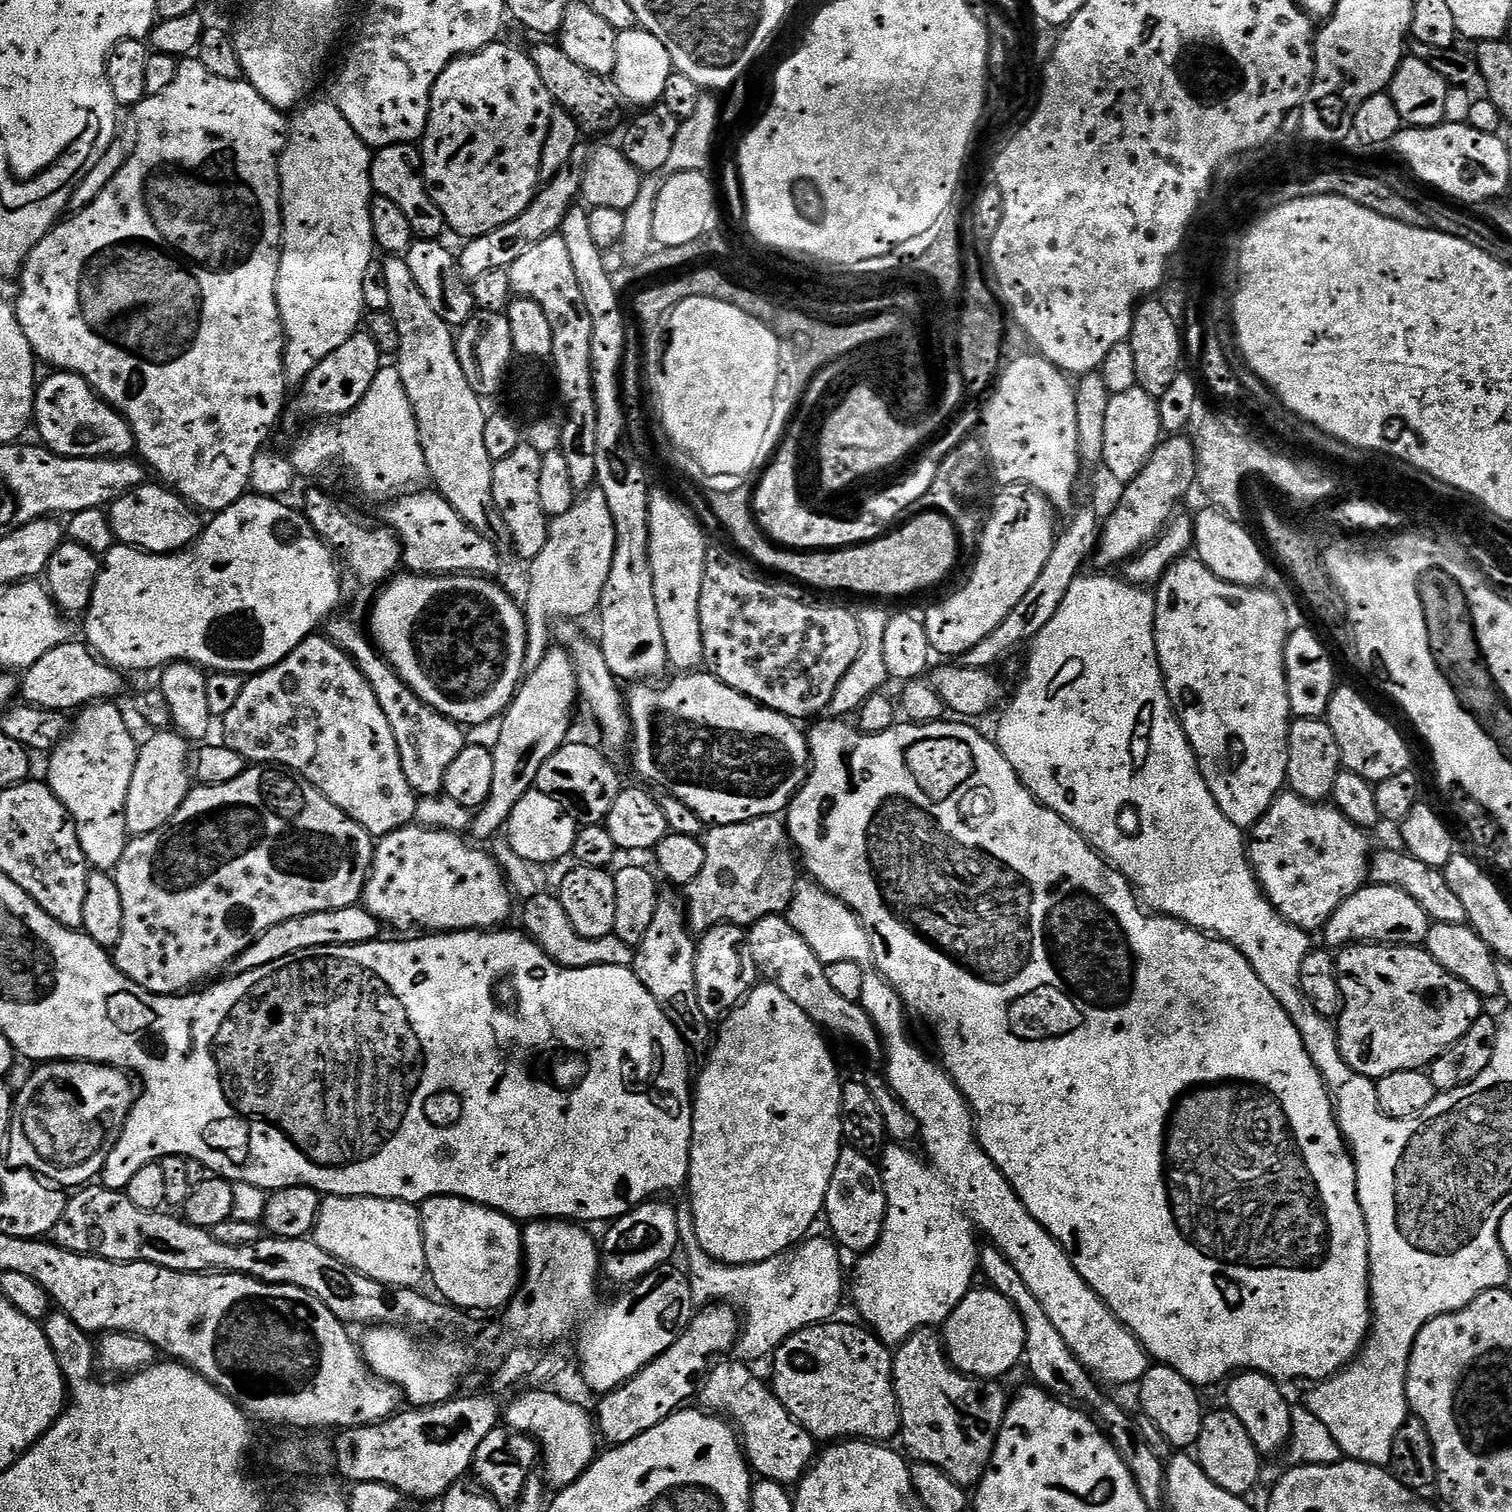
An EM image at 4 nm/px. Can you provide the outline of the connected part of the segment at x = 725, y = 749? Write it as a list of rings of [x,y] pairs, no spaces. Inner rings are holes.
[[[697,670],[683,674],[673,675],[673,680],[665,688],[655,688],[657,685],[652,682],[636,682],[631,685],[632,689],[626,692],[626,707],[629,716],[632,718],[632,738],[630,749],[632,748],[632,764],[636,767],[636,772],[649,785],[657,784],[667,795],[678,798],[698,814],[698,818],[703,820],[705,825],[713,826],[719,824],[744,823],[747,820],[760,819],[763,816],[776,816],[783,813],[791,804],[800,787],[808,781],[810,771],[810,749],[808,738],[803,728],[797,721],[791,720],[789,716],[783,716],[780,712],[775,712],[769,708],[764,708],[760,704],[755,704],[750,698],[738,694],[738,690],[730,690],[717,676],[712,675],[707,670]]]

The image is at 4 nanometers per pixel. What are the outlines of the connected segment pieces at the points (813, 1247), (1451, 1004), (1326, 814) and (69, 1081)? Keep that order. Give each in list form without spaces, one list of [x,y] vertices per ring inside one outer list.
[[[693,1228],[683,1229],[682,1248],[688,1251],[686,1271],[693,1301],[700,1306],[723,1302],[735,1306],[742,1313],[742,1331],[735,1347],[741,1361],[767,1361],[780,1344],[798,1330],[823,1324],[835,1317],[832,1315],[844,1300],[844,1268],[840,1265],[842,1252],[835,1239],[827,1235],[815,1236],[766,1262],[723,1264],[702,1250]]]
[[[1349,944],[1347,948],[1343,949],[1336,956],[1336,977],[1338,978],[1338,986],[1340,987],[1341,1006],[1335,1025],[1338,1046],[1342,1050],[1342,1058],[1346,1058],[1346,1062],[1358,1075],[1368,1076],[1374,1081],[1379,1080],[1381,1076],[1385,1076],[1386,1074],[1394,1074],[1398,1070],[1423,1069],[1425,1066],[1431,1065],[1432,1061],[1438,1059],[1450,1045],[1458,1042],[1458,1038],[1462,1038],[1462,1034],[1466,1034],[1466,1030],[1470,1030],[1470,1026],[1474,1026],[1474,1022],[1482,1014],[1482,1008],[1480,1008],[1480,1004],[1482,1004],[1481,997],[1477,996],[1476,992],[1467,988],[1454,974],[1450,974],[1445,970],[1428,951],[1420,946]]]
[[[1285,790],[1268,807],[1266,814],[1262,814],[1260,821],[1252,825],[1246,851],[1256,881],[1264,891],[1264,896],[1276,908],[1276,913],[1286,922],[1315,934],[1323,929],[1330,914],[1334,914],[1334,910],[1338,910],[1338,906],[1342,906],[1350,894],[1365,887],[1370,866],[1368,836],[1365,829],[1350,822],[1350,818],[1346,818],[1346,814],[1342,814],[1331,803],[1303,800],[1292,791]]]
[[[53,1060],[51,1062],[41,1063],[39,1066],[27,1073],[27,1080],[22,1084],[14,1096],[14,1107],[12,1110],[12,1128],[8,1131],[8,1148],[10,1149],[10,1164],[13,1169],[27,1170],[53,1185],[59,1186],[64,1190],[76,1190],[103,1173],[106,1166],[106,1158],[110,1158],[110,1150],[118,1142],[122,1130],[126,1126],[128,1117],[133,1115],[134,1108],[132,1103],[138,1100],[138,1092],[132,1089],[133,1077],[129,1075],[123,1067],[113,1066],[111,1064],[92,1064],[88,1060]]]

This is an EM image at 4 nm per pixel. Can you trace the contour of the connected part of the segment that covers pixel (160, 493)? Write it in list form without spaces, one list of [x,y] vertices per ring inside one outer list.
[[[145,482],[139,488],[127,492],[125,496],[119,496],[107,509],[108,521],[117,541],[127,544],[129,548],[138,548],[142,552],[153,552],[159,556],[167,556],[170,552],[183,552],[200,539],[205,521],[201,513],[175,490],[156,484]]]

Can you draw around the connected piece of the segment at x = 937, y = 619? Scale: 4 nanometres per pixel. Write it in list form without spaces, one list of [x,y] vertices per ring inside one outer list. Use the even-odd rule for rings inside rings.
[[[1010,484],[999,490],[1001,492],[997,494],[996,501],[995,496],[991,501],[992,513],[989,516],[987,513],[983,521],[982,531],[978,536],[980,549],[976,552],[976,565],[973,566],[968,581],[953,596],[946,597],[941,604],[936,604],[928,613],[923,613],[922,619],[928,626],[933,649],[970,649],[986,638],[1018,606],[1018,602],[1025,598],[1050,559],[1051,550],[1056,544],[1058,528],[1052,525],[1054,509],[1048,499],[1041,492],[1024,484]]]

